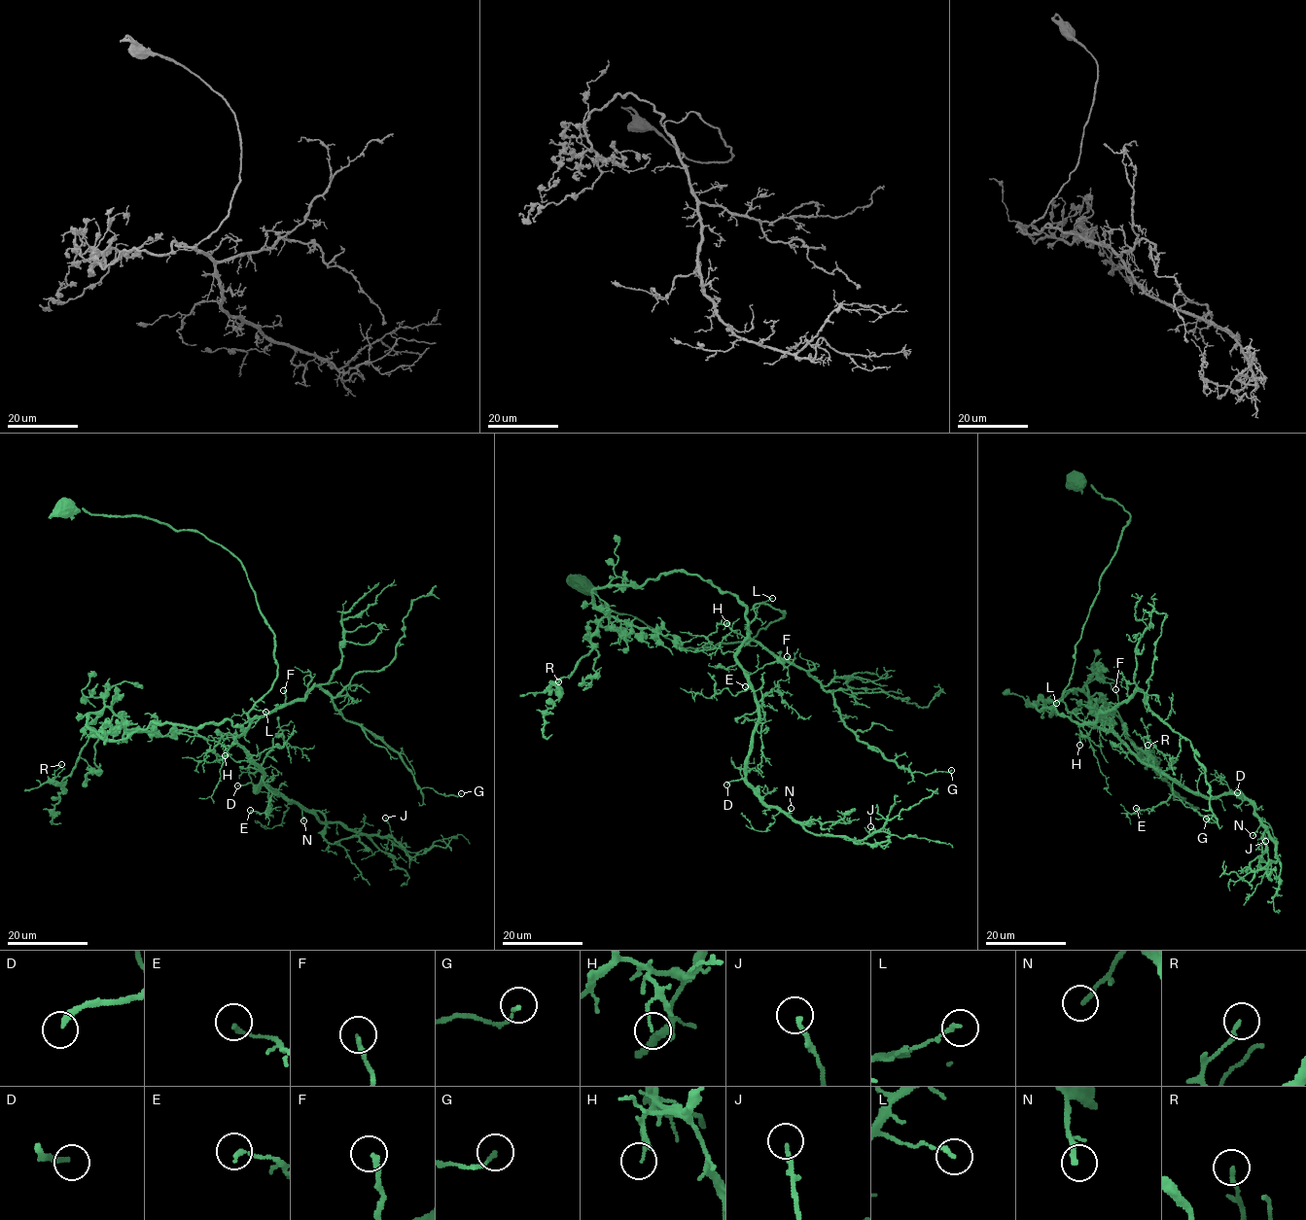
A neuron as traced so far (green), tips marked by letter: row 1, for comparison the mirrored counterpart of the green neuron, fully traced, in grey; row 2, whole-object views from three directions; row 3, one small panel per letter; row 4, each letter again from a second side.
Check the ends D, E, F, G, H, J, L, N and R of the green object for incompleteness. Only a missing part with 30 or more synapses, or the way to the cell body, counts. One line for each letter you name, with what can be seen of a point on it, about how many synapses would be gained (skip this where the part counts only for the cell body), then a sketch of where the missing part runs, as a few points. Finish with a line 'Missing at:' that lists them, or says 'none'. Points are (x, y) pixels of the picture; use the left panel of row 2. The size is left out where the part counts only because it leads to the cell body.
D: (237, 785) | 70 syn | (237, 785), (219, 787), (198, 800), (207, 815), (202, 828), (212, 832)
Missing at: D

